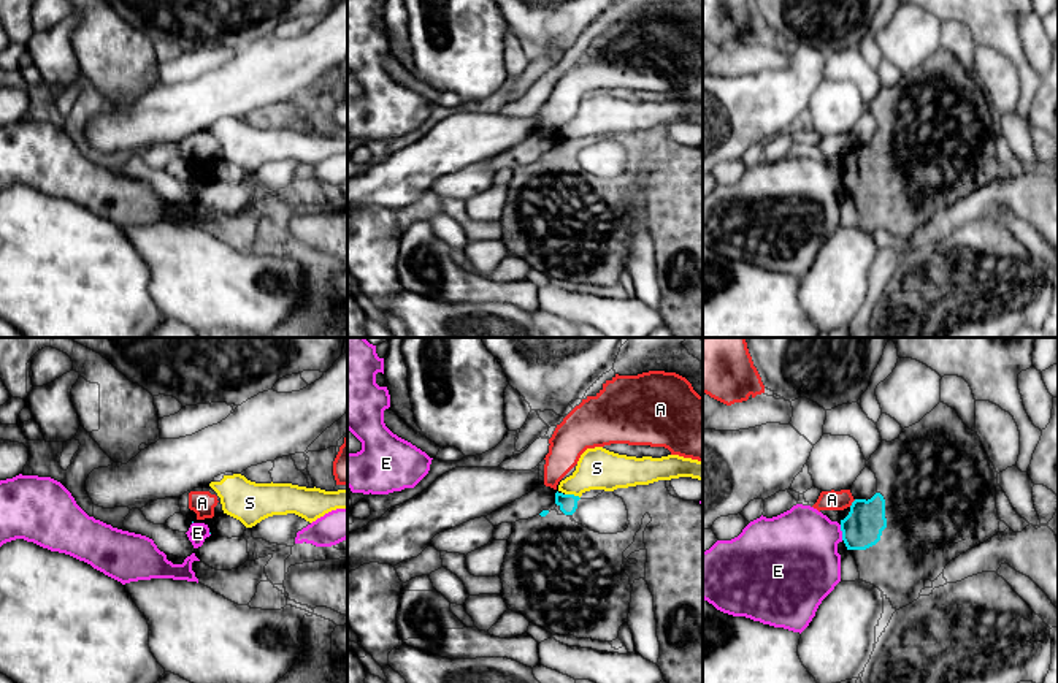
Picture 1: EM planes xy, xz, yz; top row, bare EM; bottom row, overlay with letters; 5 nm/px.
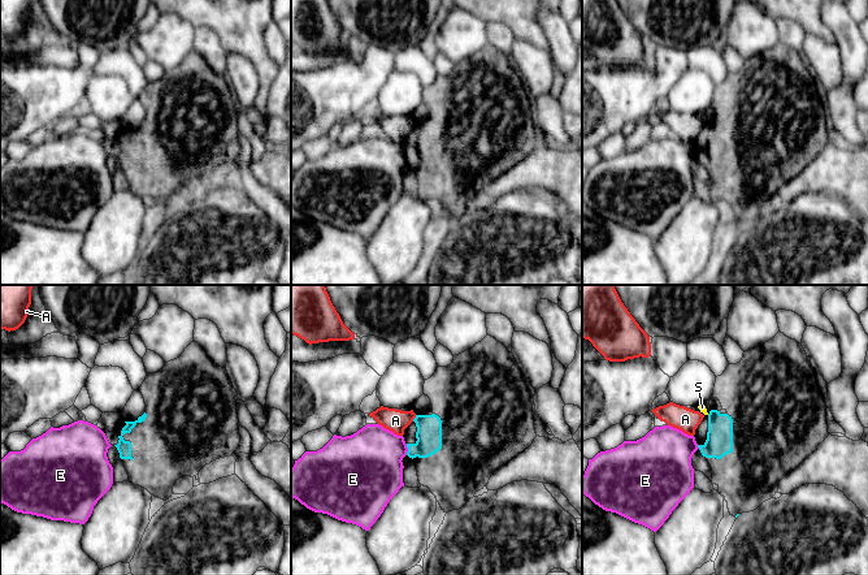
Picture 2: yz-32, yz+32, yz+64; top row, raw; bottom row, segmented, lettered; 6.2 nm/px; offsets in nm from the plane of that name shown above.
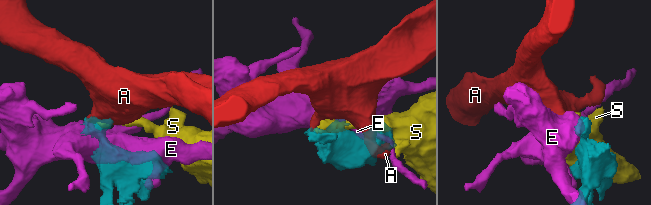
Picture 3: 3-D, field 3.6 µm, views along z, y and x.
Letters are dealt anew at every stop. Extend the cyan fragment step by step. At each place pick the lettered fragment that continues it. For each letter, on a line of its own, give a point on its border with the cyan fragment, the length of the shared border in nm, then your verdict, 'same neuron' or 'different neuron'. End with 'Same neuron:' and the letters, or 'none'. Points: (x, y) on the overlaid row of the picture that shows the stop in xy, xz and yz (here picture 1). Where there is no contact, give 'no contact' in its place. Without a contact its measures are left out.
A: yz (852, 503) | 50 nm | different neuron
E: yz (843, 533) | 80 nm | different neuron
S: xz (573, 495) | 80 nm | different neuron
Same neuron: none

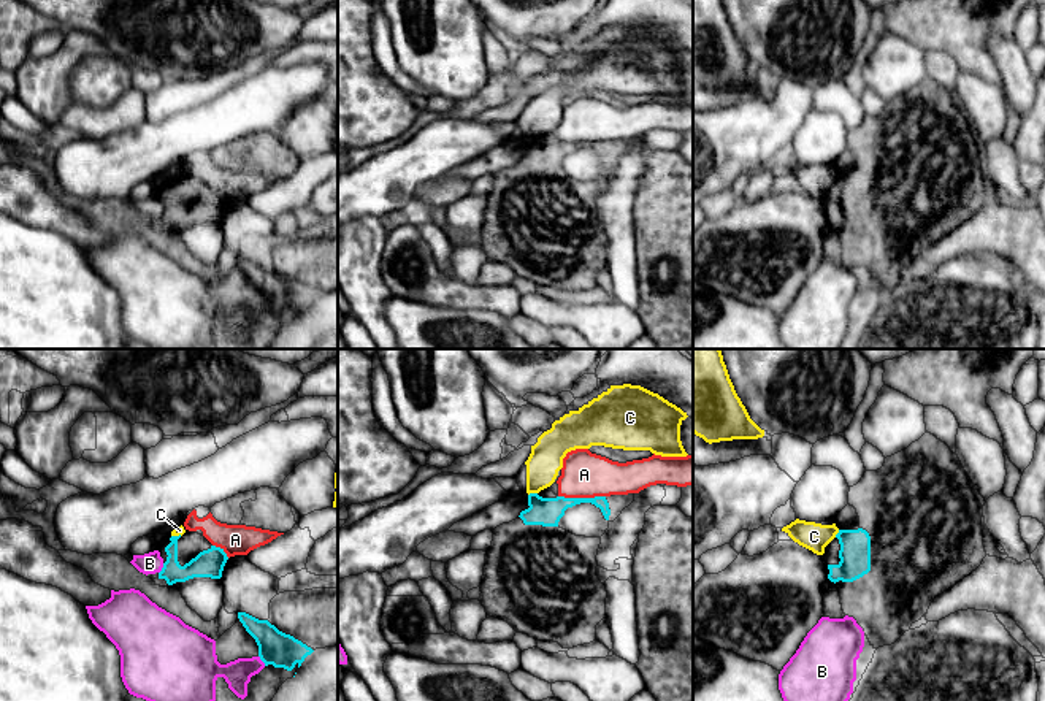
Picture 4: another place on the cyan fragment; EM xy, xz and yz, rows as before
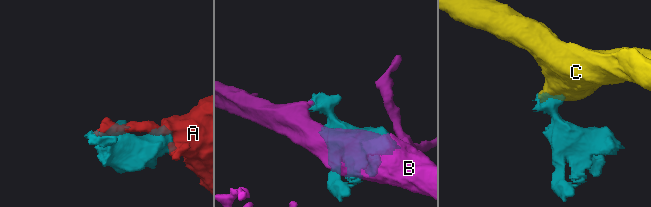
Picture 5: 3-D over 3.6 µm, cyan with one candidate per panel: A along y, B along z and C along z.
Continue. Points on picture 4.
A: xz (582, 498) | 240 nm | different neuron
B: xy (162, 568) | 60 nm | different neuron
C: xz (532, 494) | 50 nm | different neuron
Same neuron: none

